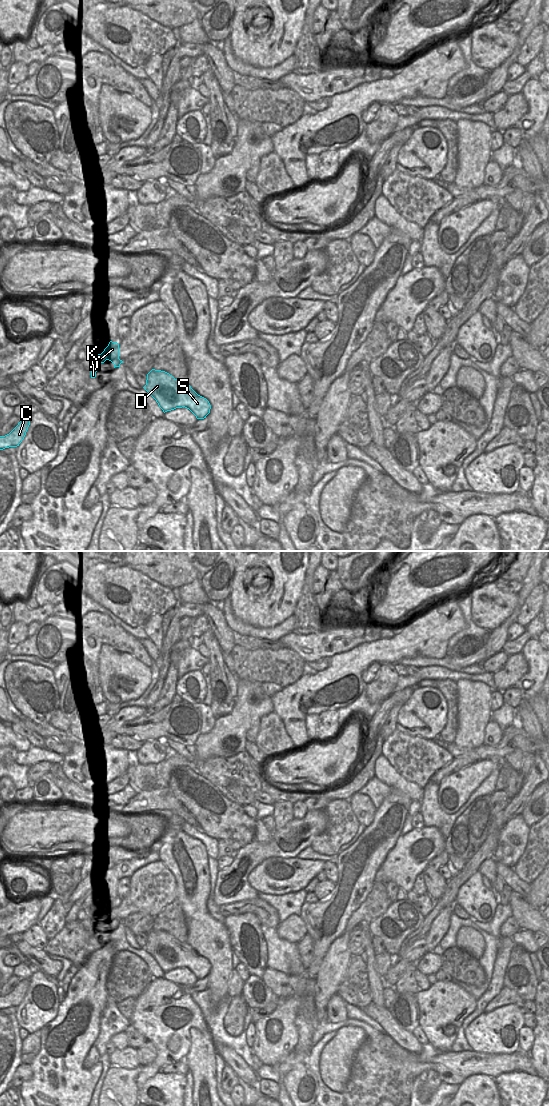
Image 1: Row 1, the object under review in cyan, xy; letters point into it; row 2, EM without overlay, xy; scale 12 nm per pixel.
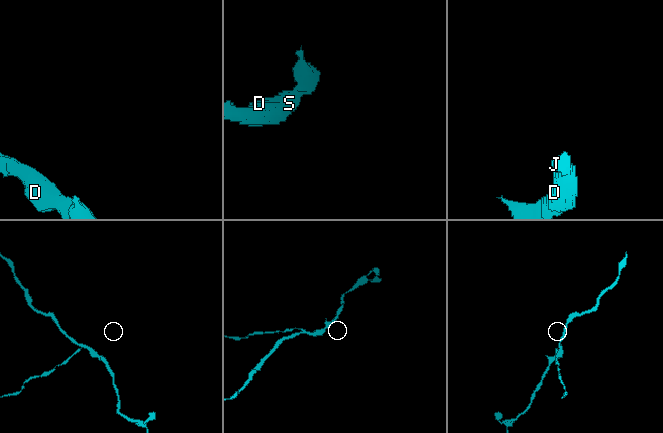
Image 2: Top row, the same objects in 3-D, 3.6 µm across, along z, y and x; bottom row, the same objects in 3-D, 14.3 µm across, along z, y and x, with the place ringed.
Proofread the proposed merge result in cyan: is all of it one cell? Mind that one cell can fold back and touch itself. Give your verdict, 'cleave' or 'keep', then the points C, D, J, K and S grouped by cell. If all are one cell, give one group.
cleave; C K / D J S

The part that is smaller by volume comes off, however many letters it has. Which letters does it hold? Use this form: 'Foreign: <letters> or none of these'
Foreign: C, K

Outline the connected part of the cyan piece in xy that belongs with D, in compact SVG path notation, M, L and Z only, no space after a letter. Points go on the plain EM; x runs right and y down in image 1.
M152 929L143 947L158 963L163 972L176 968L189 969L197 979L210 973L209 961L198 955L188 943L182 943L165 931Z

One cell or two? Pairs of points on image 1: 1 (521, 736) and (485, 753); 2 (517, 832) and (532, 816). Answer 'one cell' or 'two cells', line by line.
1: one cell
2: two cells

